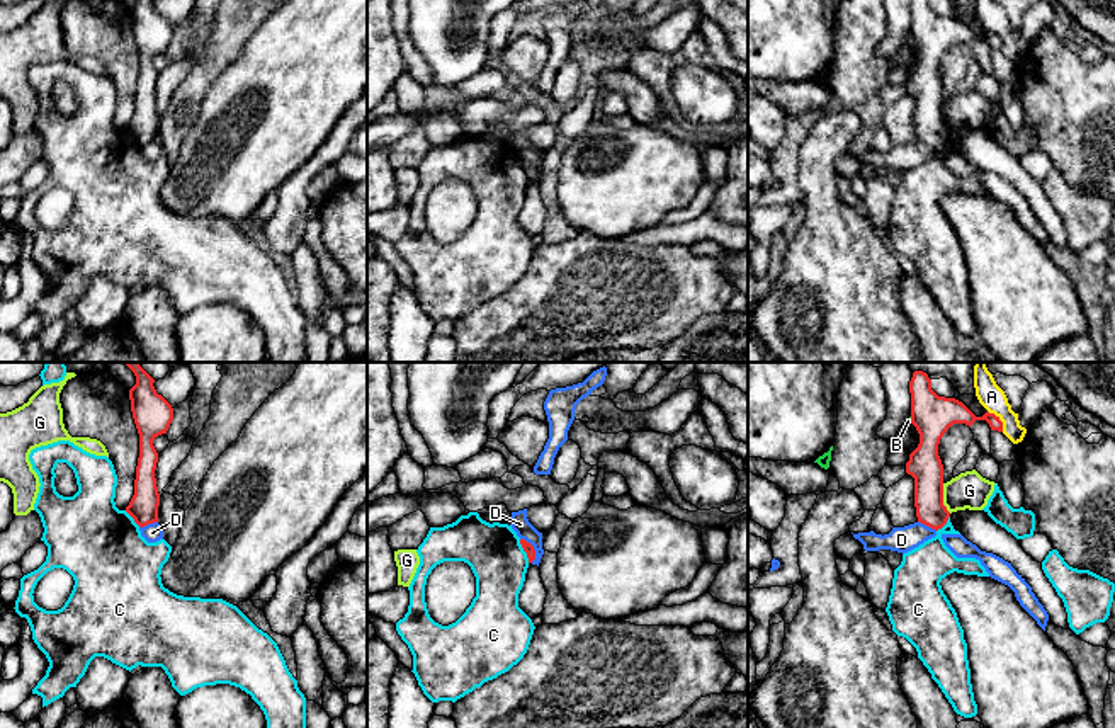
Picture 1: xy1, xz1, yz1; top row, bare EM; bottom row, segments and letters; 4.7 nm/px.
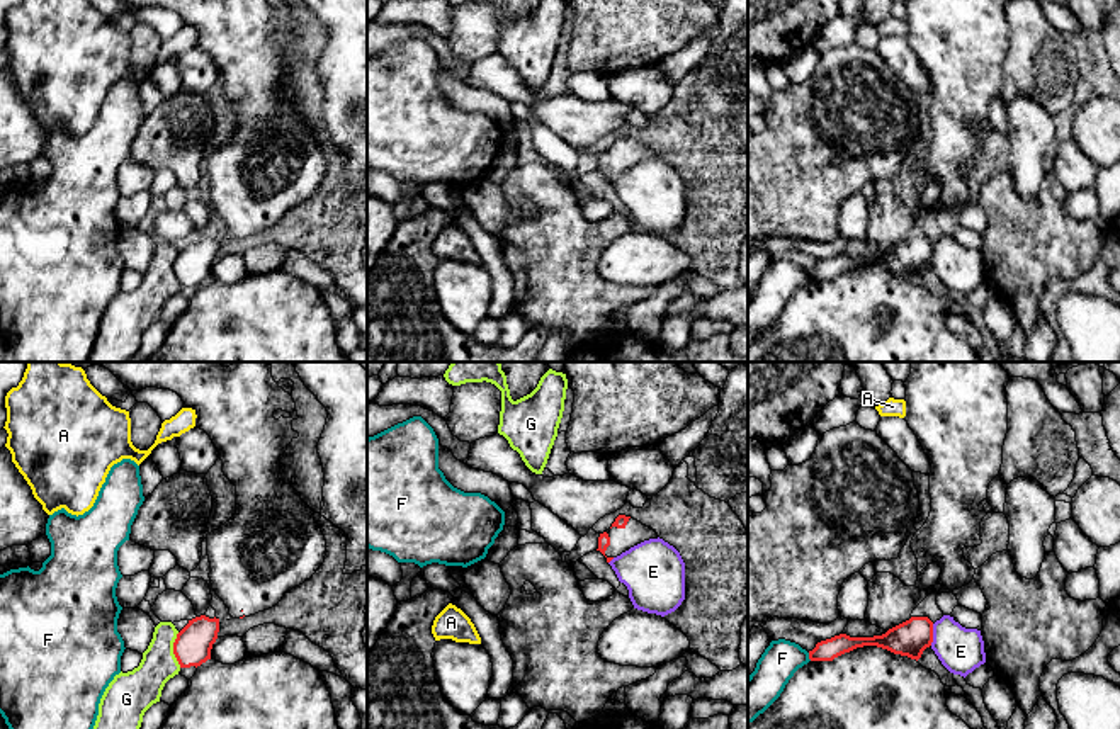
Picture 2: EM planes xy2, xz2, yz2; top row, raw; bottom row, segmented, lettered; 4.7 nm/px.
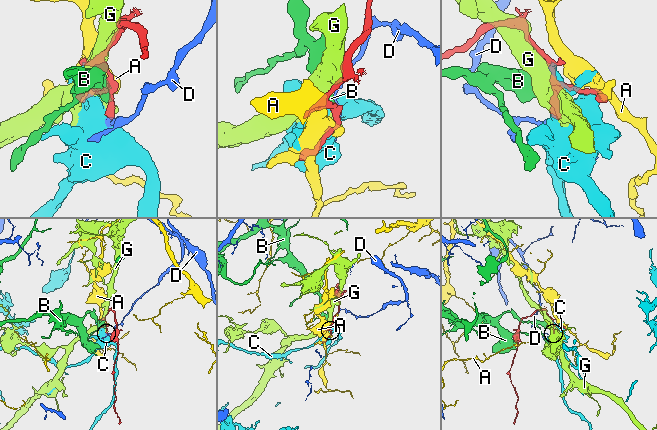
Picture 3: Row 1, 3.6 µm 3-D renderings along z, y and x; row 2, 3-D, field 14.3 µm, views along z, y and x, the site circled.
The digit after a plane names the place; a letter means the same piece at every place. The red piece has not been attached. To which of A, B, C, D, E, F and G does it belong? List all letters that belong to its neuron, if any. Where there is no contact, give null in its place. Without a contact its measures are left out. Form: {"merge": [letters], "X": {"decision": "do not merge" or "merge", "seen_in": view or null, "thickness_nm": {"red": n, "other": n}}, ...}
{"merge": [], "A": {"decision": "do not merge", "seen_in": "yz1", "thickness_nm": {"red": 130, "other": 120}}, "B": {"decision": "do not merge", "seen_in": "yz1", "thickness_nm": {"red": 200, "other": 20}}, "C": {"decision": "do not merge", "seen_in": "xz1", "thickness_nm": {"red": 50, "other": 260}}, "D": {"decision": "do not merge", "seen_in": "xz1", "thickness_nm": {"red": 50, "other": 90}}, "E": {"decision": "do not merge", "seen_in": "yz2", "thickness_nm": {"red": 170, "other": 220}}, "F": {"decision": "do not merge", "seen_in": "yz2", "thickness_nm": {"red": 100, "other": 180}}, "G": {"decision": "do not merge", "seen_in": "xy2", "thickness_nm": {"red": 180, "other": 190}}}

